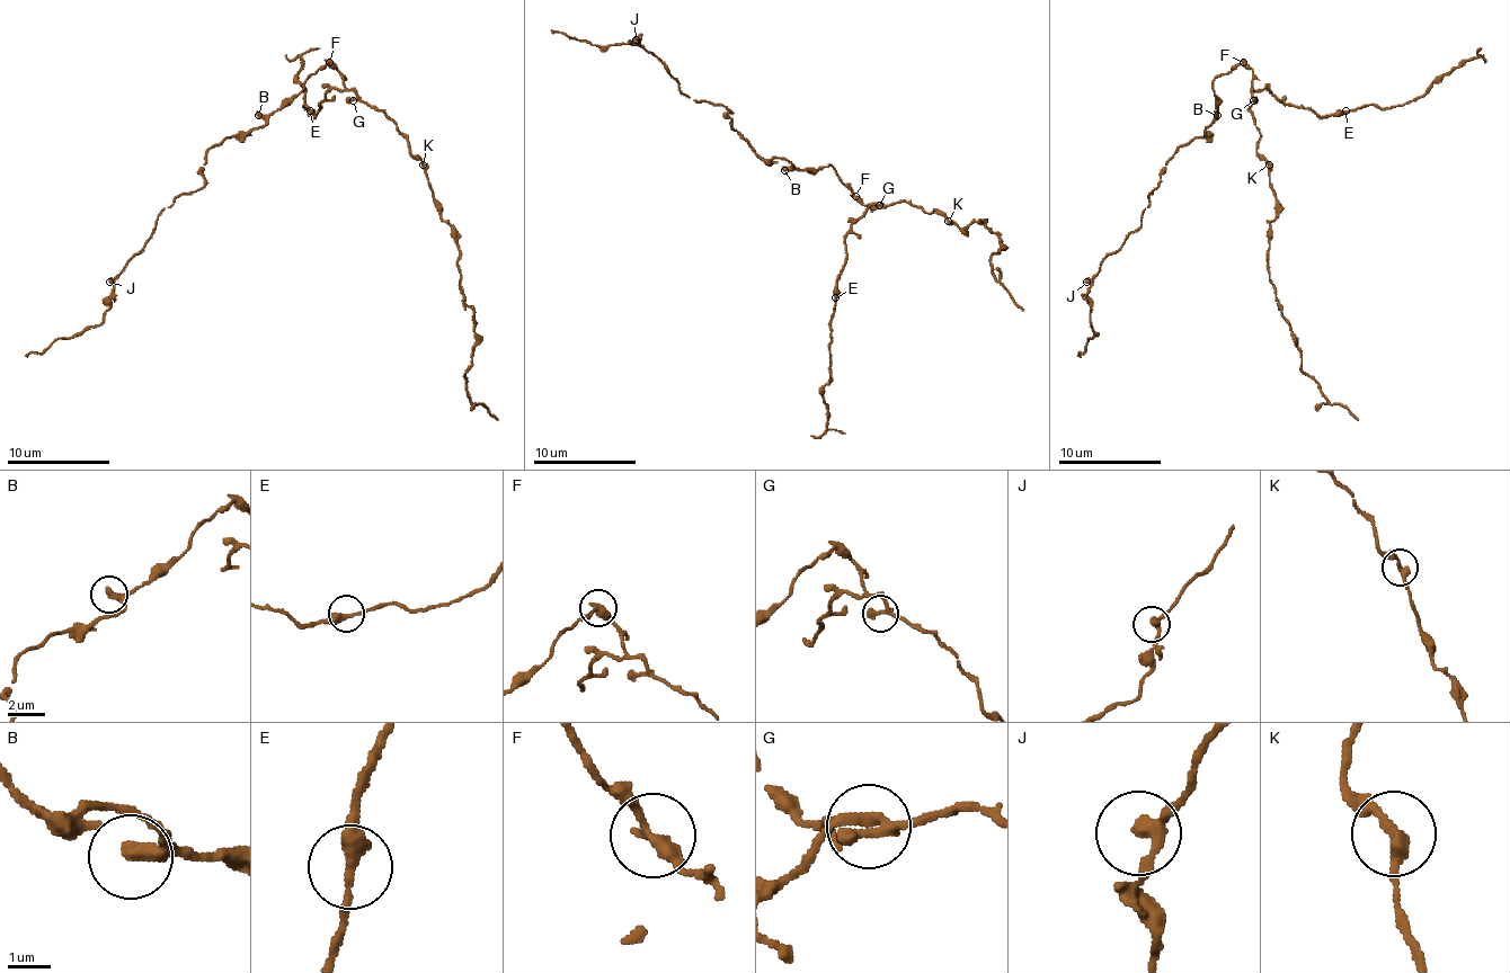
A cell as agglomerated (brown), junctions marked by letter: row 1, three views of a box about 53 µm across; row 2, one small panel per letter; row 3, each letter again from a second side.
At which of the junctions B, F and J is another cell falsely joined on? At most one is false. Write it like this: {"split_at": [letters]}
{"split_at": ["F"]}

